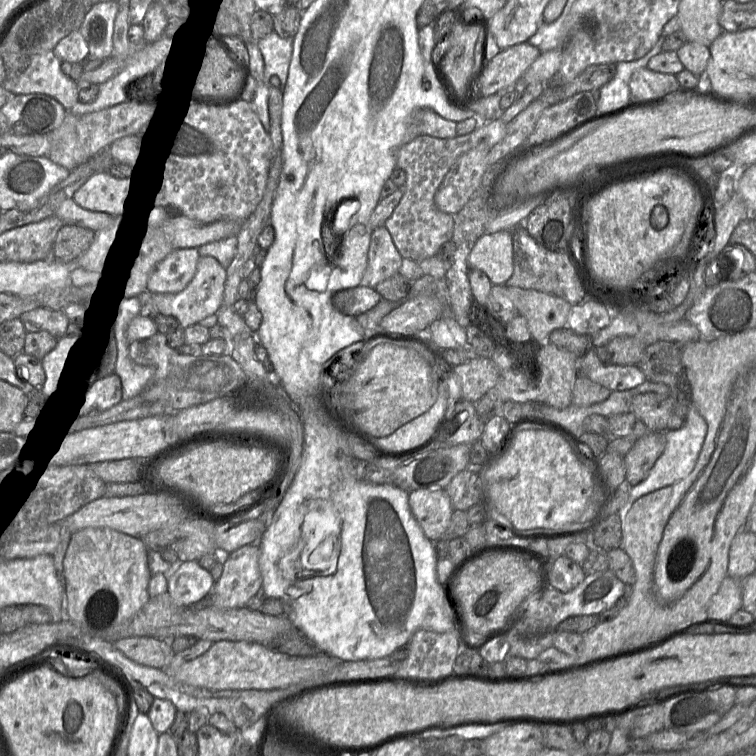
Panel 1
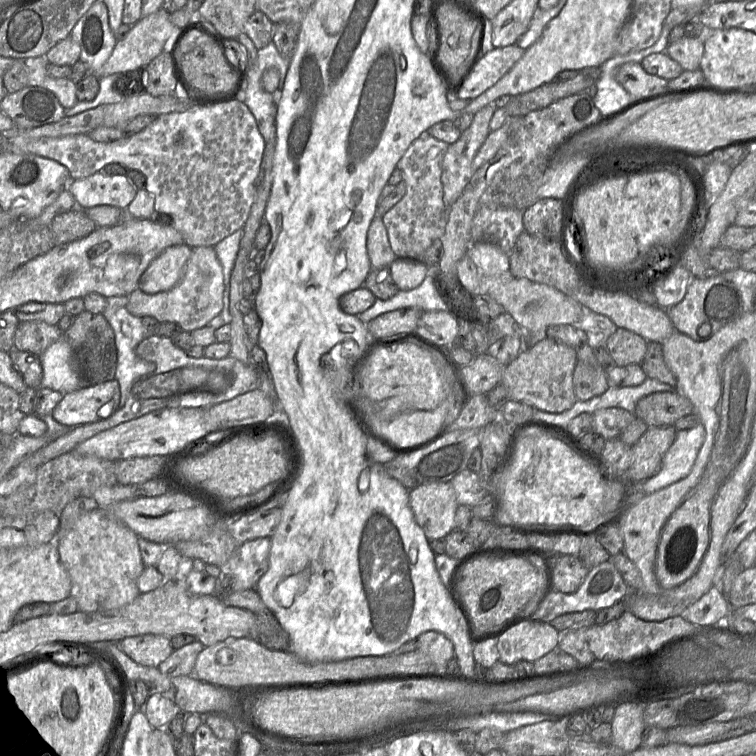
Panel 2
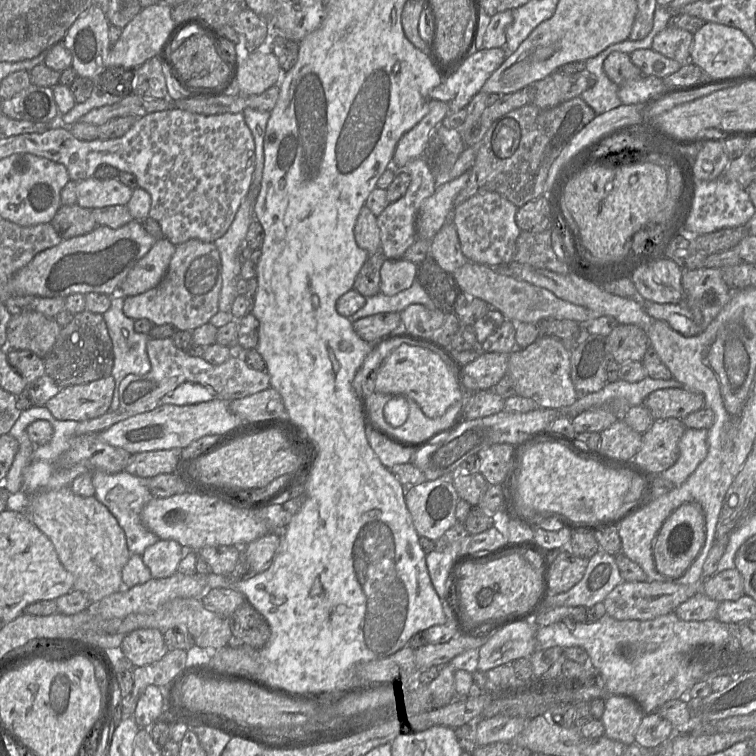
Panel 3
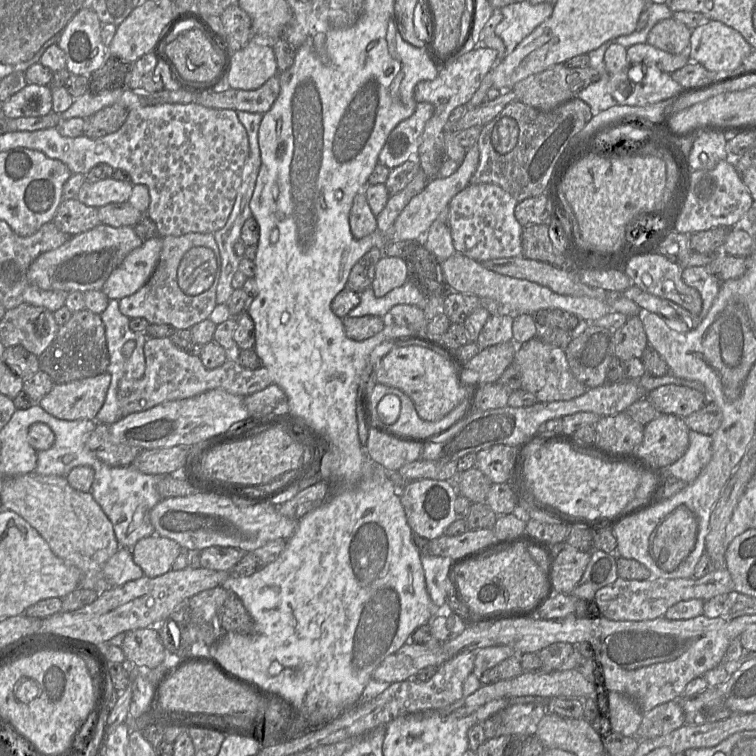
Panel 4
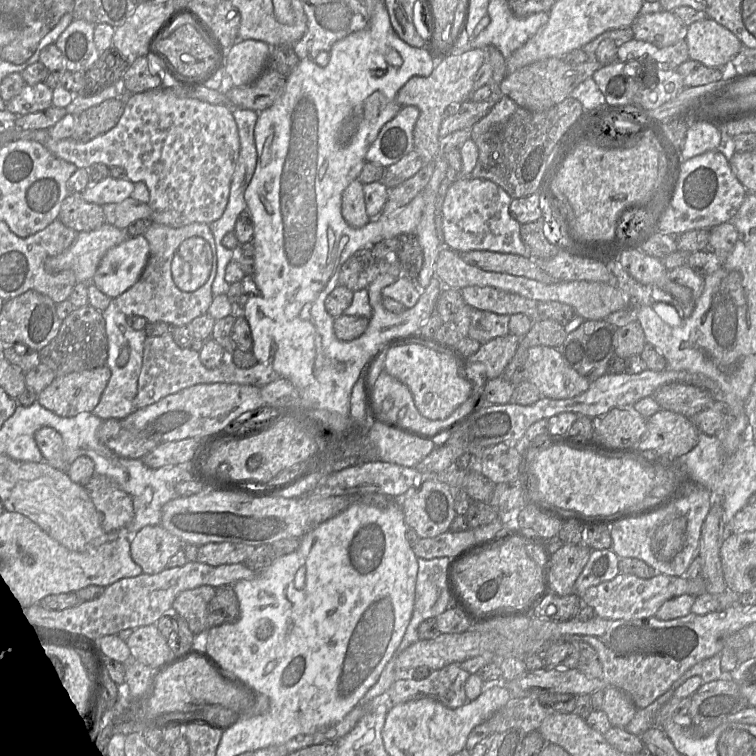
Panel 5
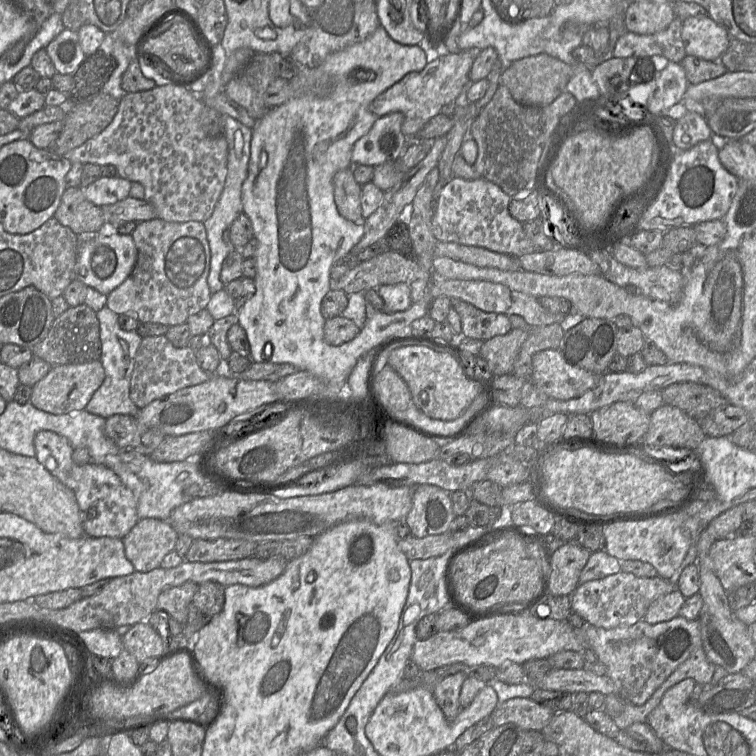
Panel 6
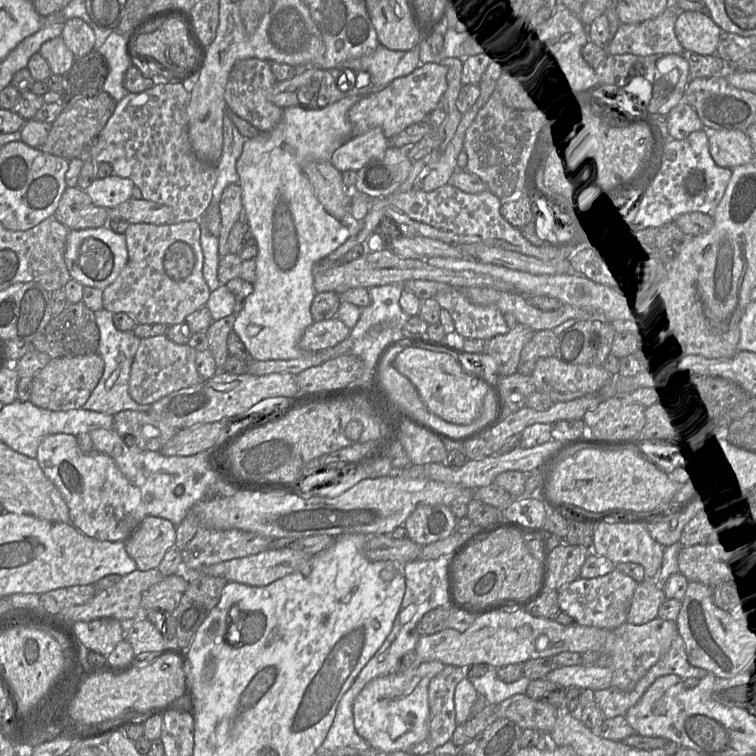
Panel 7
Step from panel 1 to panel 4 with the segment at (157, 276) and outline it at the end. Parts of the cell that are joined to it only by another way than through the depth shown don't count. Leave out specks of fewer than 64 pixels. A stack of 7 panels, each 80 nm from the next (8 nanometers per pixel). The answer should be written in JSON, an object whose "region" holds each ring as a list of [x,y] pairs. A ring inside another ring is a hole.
{"region":[[[160,237],[145,240],[112,272],[102,288],[103,293],[110,300],[120,300],[137,292],[154,272],[161,250]]]}

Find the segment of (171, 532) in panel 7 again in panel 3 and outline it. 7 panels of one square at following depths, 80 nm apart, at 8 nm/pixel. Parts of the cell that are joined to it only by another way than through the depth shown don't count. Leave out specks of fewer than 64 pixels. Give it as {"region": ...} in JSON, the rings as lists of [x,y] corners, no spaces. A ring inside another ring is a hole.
{"region":[[[159,539],[145,549],[142,560],[153,578],[166,578],[178,571],[181,559],[190,551],[195,550],[184,548],[174,540]]]}

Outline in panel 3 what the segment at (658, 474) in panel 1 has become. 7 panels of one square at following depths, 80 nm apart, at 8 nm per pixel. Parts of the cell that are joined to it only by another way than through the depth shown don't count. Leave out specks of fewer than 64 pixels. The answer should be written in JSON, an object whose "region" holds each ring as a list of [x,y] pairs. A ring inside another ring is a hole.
{"region":[[[686,429],[679,441],[679,456],[673,466],[657,475],[673,484],[683,484],[704,461],[708,454],[708,430]]]}

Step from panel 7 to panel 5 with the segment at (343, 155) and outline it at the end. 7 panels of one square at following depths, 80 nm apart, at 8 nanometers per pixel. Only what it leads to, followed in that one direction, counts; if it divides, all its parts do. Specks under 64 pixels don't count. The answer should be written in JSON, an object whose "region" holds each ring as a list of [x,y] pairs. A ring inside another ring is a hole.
{"region":[[[403,106],[379,131],[366,153],[366,162],[386,168],[413,151],[413,130],[418,117],[418,108]]]}

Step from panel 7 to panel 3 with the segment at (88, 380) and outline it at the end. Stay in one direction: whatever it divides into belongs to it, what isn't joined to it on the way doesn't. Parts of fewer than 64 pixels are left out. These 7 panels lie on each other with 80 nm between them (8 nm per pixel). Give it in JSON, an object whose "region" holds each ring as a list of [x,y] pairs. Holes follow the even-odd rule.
{"region":[[[112,375],[86,384],[62,387],[45,407],[58,420],[91,420],[108,412],[114,388]]]}

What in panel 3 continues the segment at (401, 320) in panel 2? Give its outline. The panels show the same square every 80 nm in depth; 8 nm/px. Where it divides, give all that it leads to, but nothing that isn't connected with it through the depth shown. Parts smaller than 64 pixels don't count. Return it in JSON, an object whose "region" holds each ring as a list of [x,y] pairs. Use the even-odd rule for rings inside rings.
{"region":[[[378,313],[353,321],[353,329],[366,342],[403,331],[400,313]]]}

